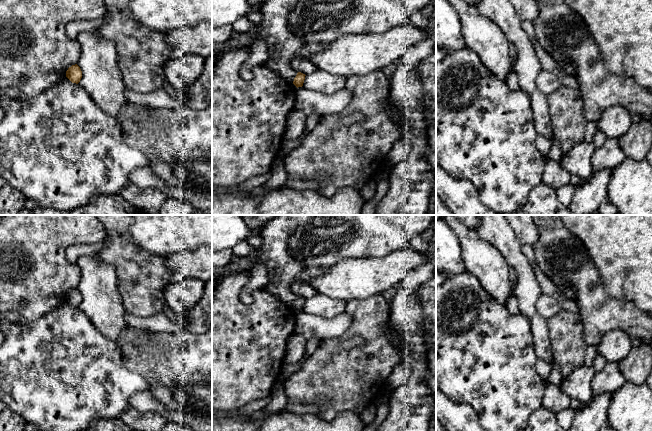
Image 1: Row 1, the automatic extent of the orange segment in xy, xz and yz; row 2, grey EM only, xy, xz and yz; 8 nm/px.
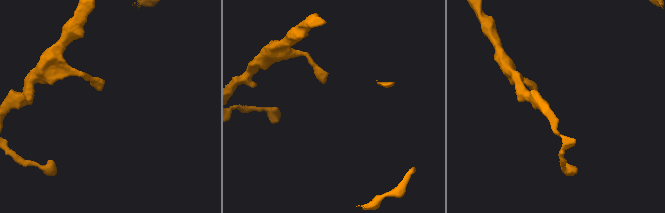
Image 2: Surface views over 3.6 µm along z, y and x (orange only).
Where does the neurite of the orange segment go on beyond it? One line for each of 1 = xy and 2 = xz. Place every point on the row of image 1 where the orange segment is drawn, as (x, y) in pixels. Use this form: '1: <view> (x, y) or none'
1: none
2: none

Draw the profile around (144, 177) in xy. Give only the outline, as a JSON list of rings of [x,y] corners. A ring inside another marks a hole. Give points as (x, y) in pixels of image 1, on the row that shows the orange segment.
[[[151,167],[140,168],[130,173],[129,179],[133,185],[140,188],[157,188],[163,191],[168,197],[180,198],[188,201],[194,210],[212,210],[212,194],[193,193],[183,191],[179,188],[169,186],[165,180],[161,179]]]

